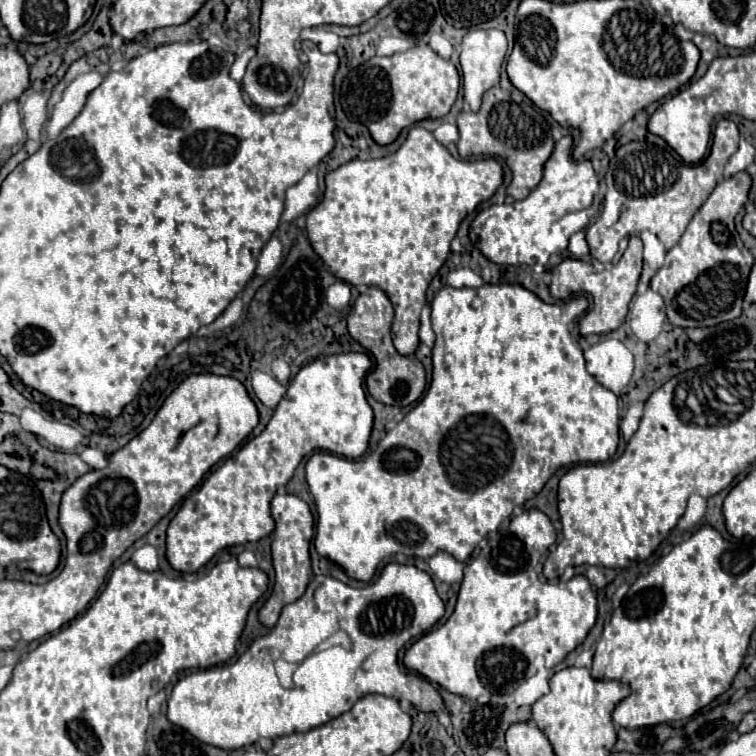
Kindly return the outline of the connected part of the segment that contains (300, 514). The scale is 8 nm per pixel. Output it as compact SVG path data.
M274 495L270 501L270 513L274 519L274 537L272 537L272 563L276 571L276 583L272 595L259 610L259 620L266 627L274 627L278 615L284 605L300 599L310 583L312 569L310 569L310 541L314 535L314 517L310 507L296 495Z

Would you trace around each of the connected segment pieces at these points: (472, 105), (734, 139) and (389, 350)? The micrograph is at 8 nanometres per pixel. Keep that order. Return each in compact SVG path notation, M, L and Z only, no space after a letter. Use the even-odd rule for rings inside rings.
M476 29L464 35L462 45L460 45L460 65L462 65L462 80L464 89L465 111L478 111L480 103L482 103L482 95L484 91L488 91L490 87L502 87L504 91L510 93L514 103L521 103L523 93L518 91L506 73L506 59L508 51L508 42L506 35L498 29Z
M720 119L716 123L712 137L710 155L704 159L702 165L686 165L686 163L682 163L682 159L672 149L660 149L660 147L650 145L650 143L632 141L628 145L622 145L620 149L616 149L616 163L610 165L610 169L606 173L608 191L606 191L604 209L618 209L618 211L604 211L604 215L600 217L602 221L614 219L616 215L620 217L616 221L618 229L614 229L616 225L610 225L612 227L610 231L604 229L604 233L610 233L610 245L616 243L612 239L614 231L618 231L618 243L620 243L622 237L626 237L628 233L634 231L632 225L630 225L632 217L638 217L638 231L648 229L666 245L666 249L674 247L680 241L680 237L682 237L686 225L690 223L692 215L702 207L702 203L708 199L708 195L716 187L718 177L722 175L726 161L738 149L738 139L740 139L738 127L730 119ZM618 181L634 181L634 191L630 191L630 187L620 191ZM632 193L634 193L634 209L630 209L632 205L628 205Z
M368 287L352 305L348 313L348 331L352 339L356 339L368 353L372 353L376 365L372 371L366 375L366 387L368 393L384 403L384 405L396 405L396 407L408 407L416 403L424 389L426 389L426 375L424 375L424 365L416 357L406 357L400 355L394 349L391 337L391 325L394 319L394 309L386 293L378 287Z

